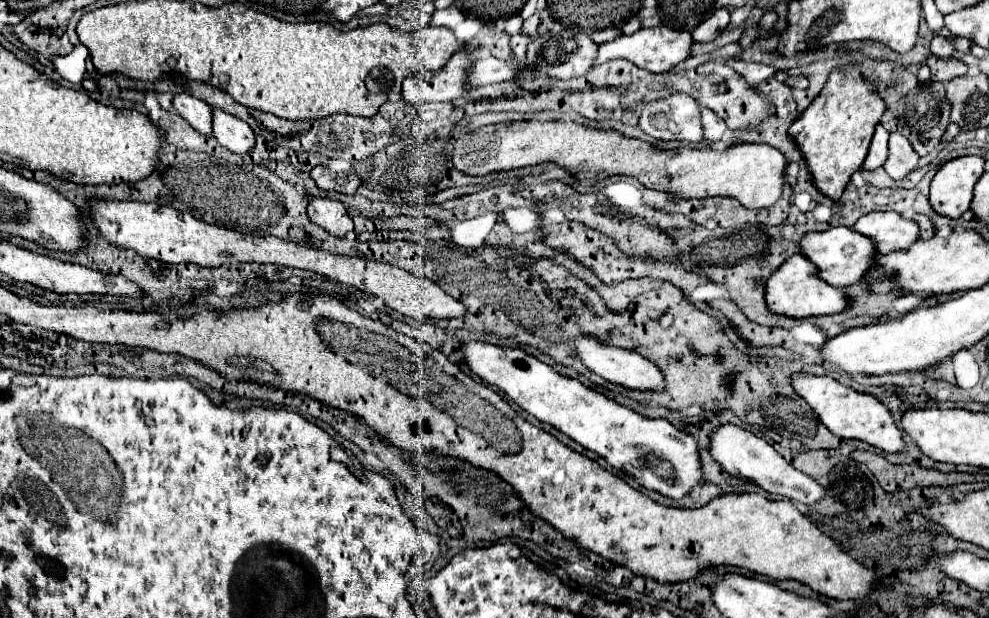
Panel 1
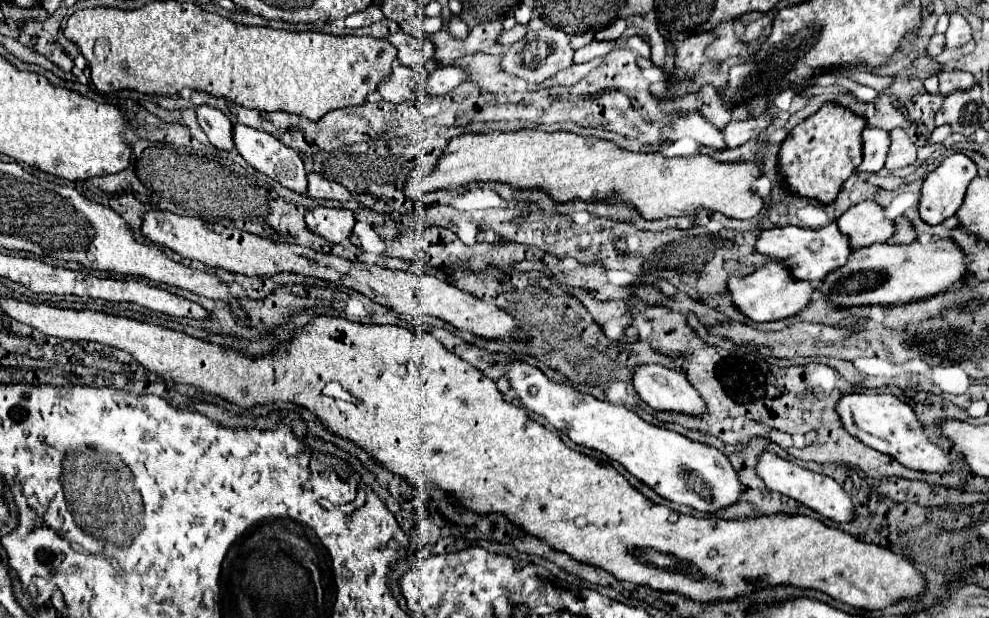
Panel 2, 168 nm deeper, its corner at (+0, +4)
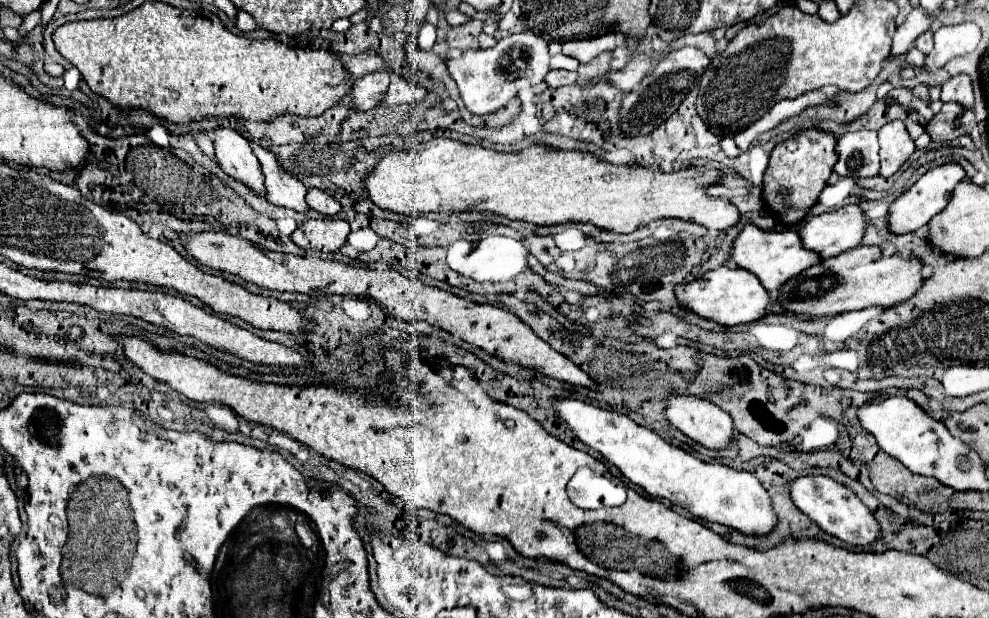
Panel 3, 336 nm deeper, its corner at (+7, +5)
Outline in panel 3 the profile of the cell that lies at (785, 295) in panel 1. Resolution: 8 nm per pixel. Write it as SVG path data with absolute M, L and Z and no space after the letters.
M721 266L717 270L707 272L703 278L681 286L675 290L679 304L683 304L687 310L719 322L723 326L735 326L735 324L749 324L755 320L765 318L769 312L769 304L771 298L765 292L765 288L761 286L761 282L757 280L757 276L753 276L749 270L737 268L737 270L729 270L727 266Z

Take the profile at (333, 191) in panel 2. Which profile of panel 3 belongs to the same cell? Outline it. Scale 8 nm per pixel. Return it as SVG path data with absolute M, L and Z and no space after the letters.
M309 188L305 198L307 198L309 208L313 208L325 216L335 216L341 210L341 204L337 204L337 200L333 200L327 192L321 192L319 188Z

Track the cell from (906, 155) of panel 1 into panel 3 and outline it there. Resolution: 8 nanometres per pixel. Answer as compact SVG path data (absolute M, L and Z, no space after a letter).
M893 120L879 130L879 146L881 146L881 176L893 176L907 158L915 152L915 144L907 134L907 128L901 120Z

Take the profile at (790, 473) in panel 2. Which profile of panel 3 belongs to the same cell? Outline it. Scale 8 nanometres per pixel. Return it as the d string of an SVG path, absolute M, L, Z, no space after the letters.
M799 476L789 482L789 496L803 514L819 524L821 530L837 536L847 544L867 546L879 538L879 524L873 518L871 510L847 486L829 476Z

